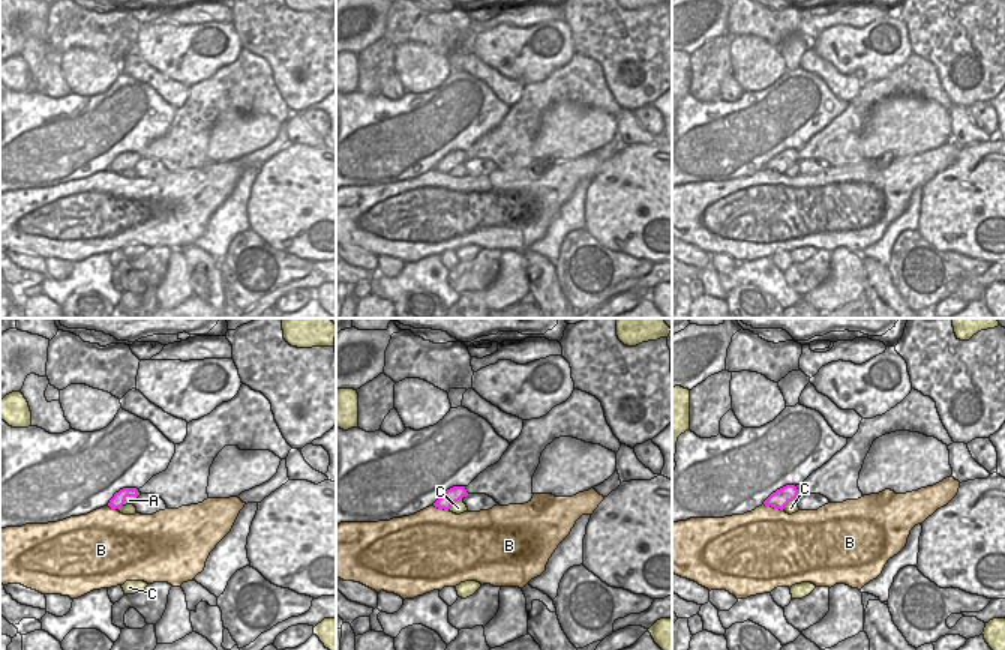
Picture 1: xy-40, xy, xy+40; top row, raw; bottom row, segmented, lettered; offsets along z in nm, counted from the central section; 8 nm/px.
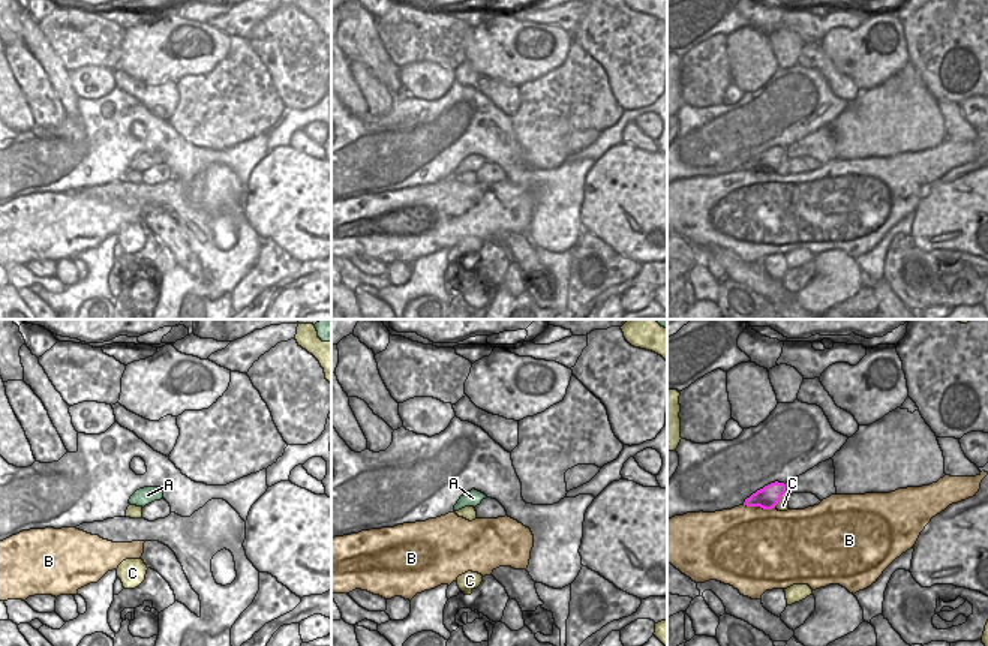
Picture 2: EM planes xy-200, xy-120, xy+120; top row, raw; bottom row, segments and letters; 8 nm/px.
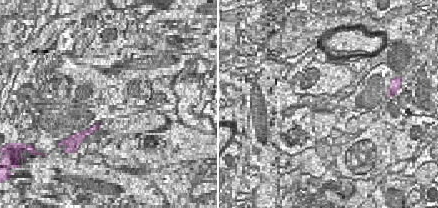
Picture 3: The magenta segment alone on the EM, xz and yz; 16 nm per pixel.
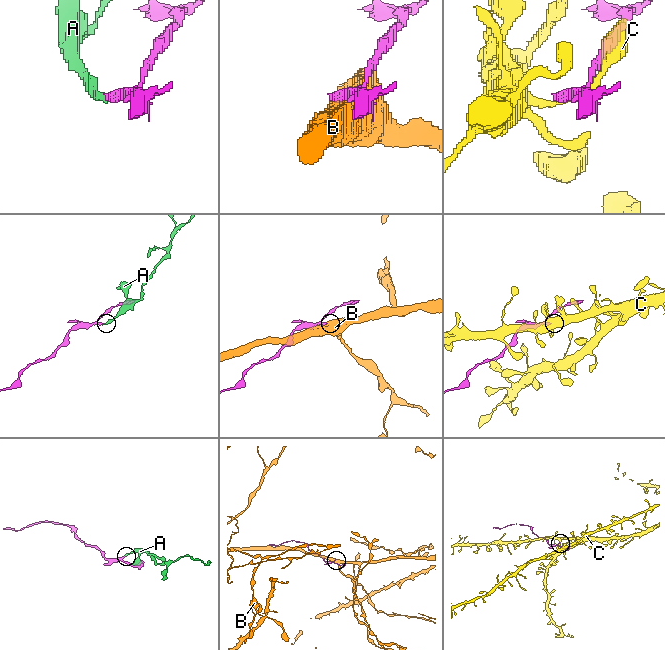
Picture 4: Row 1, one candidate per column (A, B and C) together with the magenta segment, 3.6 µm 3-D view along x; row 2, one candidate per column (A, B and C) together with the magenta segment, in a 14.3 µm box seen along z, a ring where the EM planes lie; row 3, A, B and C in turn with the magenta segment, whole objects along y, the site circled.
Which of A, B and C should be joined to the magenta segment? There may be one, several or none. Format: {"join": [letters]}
{"join": []}

